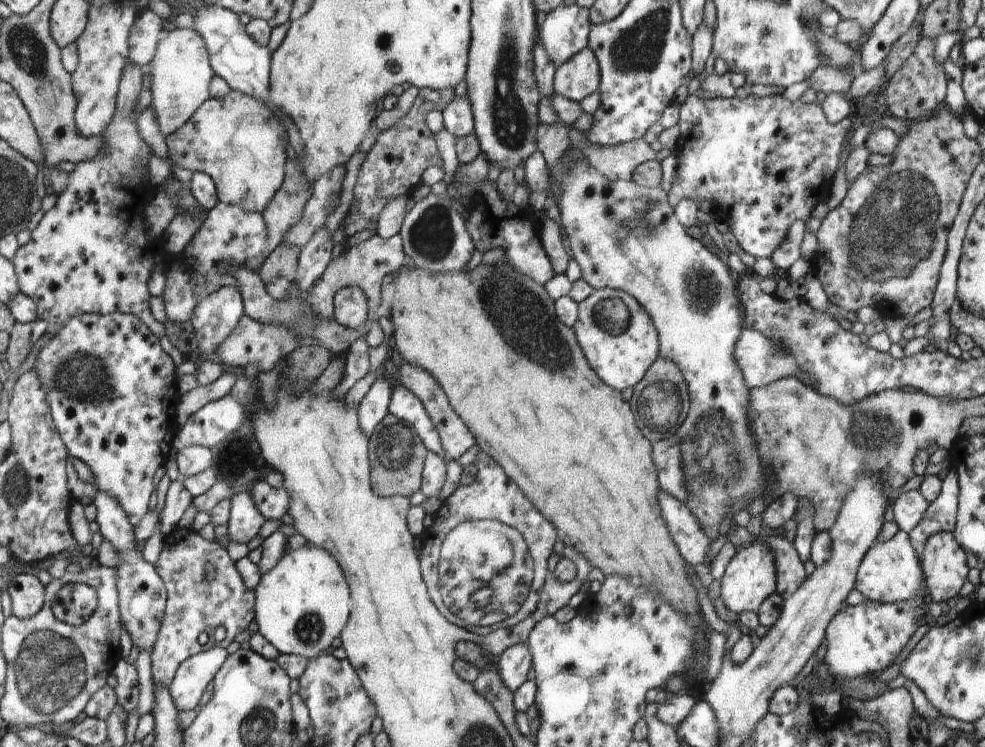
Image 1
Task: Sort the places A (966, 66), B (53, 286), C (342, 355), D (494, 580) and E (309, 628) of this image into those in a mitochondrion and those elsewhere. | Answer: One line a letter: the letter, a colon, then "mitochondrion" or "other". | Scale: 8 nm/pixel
A: other
B: other
C: other
D: mitochondrion
E: mitochondrion

